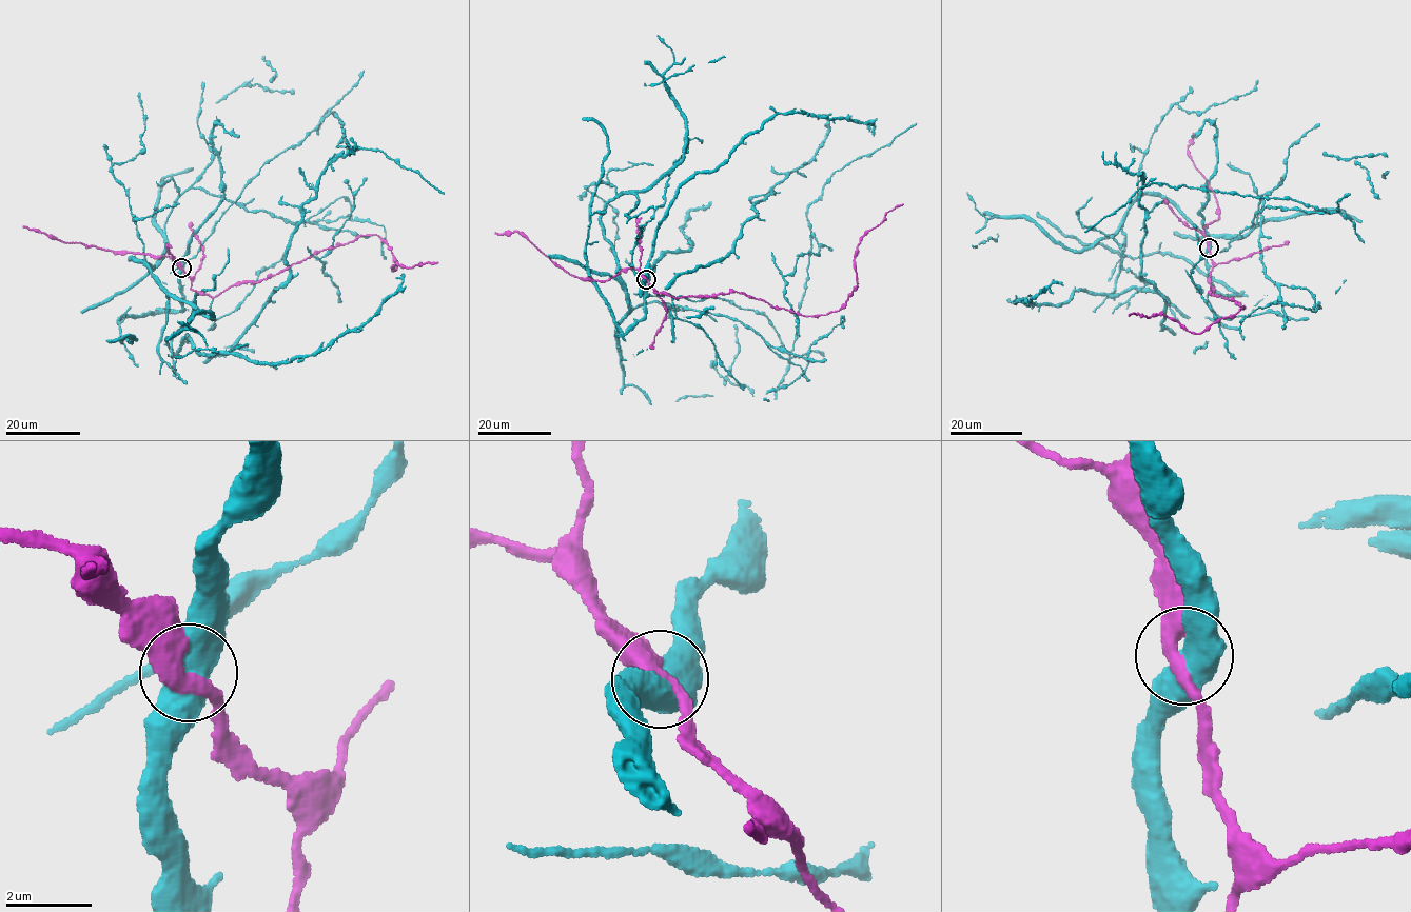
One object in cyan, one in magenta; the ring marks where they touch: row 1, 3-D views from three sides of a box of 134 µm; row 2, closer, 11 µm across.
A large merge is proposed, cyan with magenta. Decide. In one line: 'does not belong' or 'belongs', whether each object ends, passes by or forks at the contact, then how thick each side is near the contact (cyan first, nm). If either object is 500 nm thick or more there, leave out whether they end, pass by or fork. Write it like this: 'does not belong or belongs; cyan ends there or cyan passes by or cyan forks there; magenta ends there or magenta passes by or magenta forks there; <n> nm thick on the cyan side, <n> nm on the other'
belongs; 600 nm thick on the cyan side, 380 nm on the other

